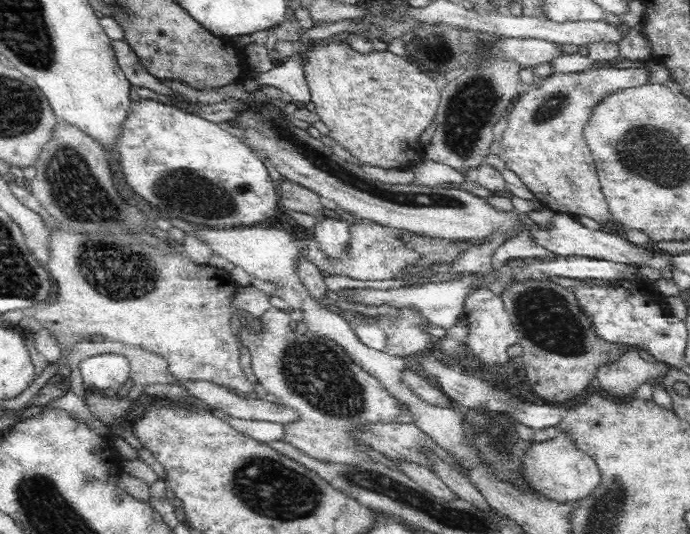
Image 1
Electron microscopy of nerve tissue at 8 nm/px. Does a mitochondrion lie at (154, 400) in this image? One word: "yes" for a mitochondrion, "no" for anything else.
no

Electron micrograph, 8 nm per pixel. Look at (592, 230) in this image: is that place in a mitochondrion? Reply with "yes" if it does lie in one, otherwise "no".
no

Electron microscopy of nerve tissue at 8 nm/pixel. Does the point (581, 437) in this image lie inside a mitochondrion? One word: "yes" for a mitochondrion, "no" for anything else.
no

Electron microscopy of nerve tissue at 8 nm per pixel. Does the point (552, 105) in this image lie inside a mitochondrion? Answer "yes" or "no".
yes

